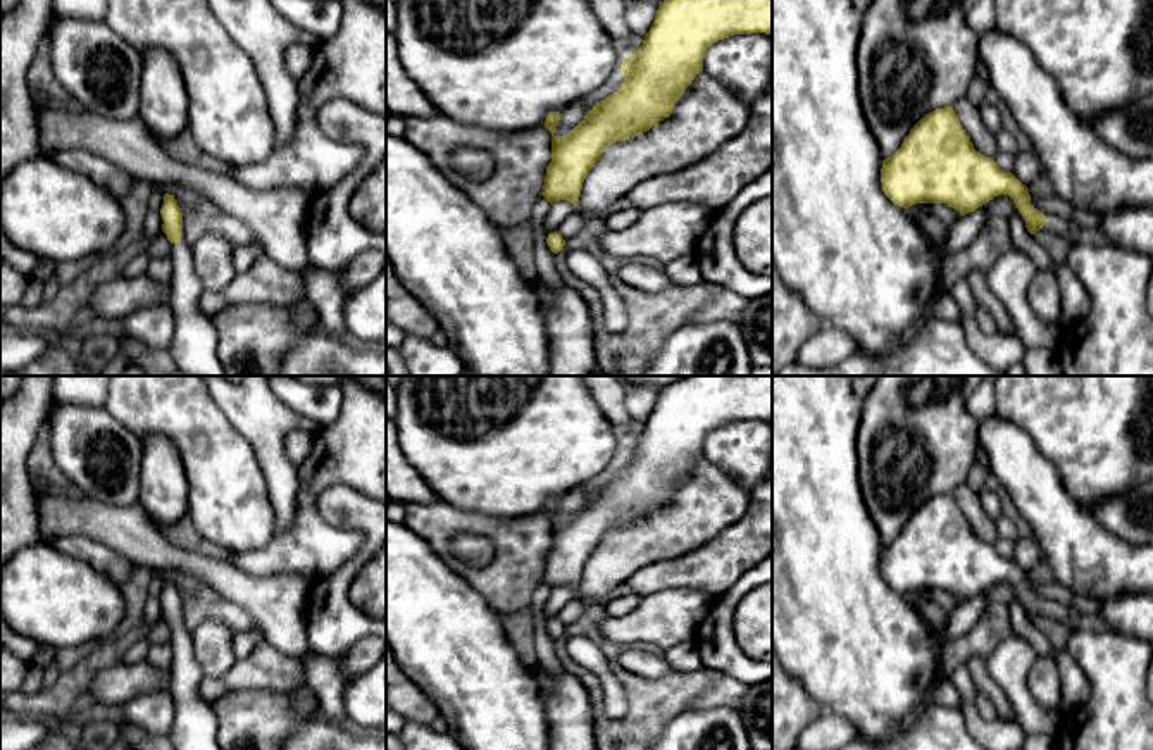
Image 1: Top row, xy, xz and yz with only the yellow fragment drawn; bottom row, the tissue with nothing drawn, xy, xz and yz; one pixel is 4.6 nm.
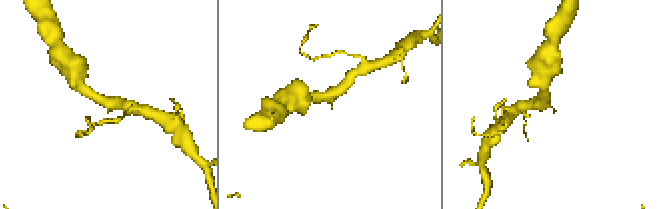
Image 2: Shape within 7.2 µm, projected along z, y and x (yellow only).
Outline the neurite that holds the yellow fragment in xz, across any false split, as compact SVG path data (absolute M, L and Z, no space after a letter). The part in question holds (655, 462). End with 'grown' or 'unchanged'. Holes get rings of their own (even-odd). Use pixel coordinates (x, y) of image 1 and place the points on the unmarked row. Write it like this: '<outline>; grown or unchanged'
M682 376L660 388L643 431L622 447L622 472L564 522L553 521L562 500L548 500L552 548L541 581L579 593L583 569L601 540L669 503L703 457L708 433L751 419L772 419L772 376Z; unchanged

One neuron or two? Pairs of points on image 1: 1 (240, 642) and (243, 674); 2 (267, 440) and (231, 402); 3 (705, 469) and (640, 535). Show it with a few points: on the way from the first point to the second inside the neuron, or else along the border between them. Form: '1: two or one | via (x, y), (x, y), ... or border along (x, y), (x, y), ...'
1: two | border along (264, 640), (238, 661)
2: one | via (261, 431), (240, 411)
3: one | via (700, 490), (660, 530)

